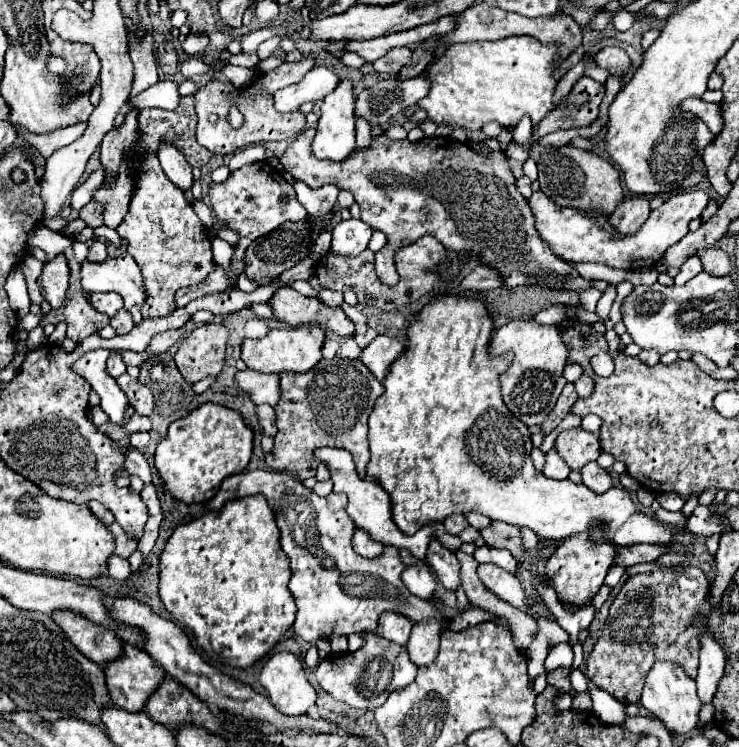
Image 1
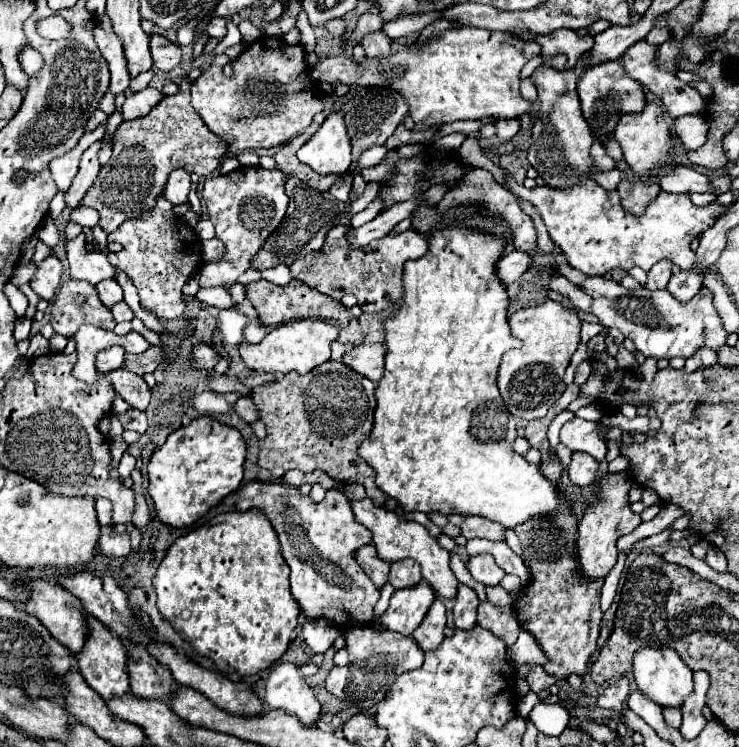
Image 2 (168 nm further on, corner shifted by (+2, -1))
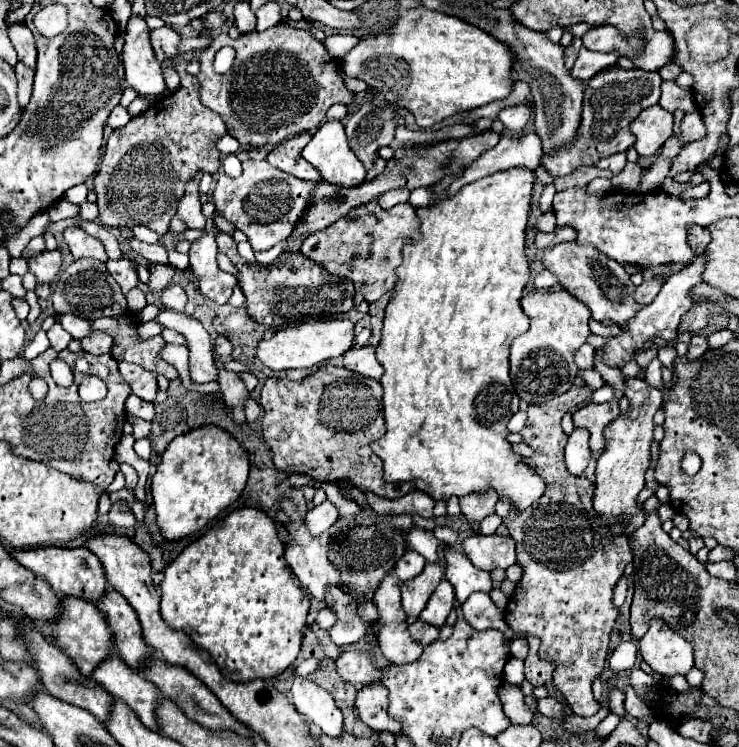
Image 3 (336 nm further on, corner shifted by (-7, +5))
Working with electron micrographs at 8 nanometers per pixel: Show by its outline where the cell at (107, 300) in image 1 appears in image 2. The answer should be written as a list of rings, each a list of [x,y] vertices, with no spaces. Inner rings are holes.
[[[111,278],[99,282],[99,284],[97,284],[97,290],[99,290],[101,302],[103,302],[107,308],[111,308],[113,304],[117,304],[117,302],[123,300],[123,290],[121,290],[121,286],[119,286],[115,280],[111,280]]]

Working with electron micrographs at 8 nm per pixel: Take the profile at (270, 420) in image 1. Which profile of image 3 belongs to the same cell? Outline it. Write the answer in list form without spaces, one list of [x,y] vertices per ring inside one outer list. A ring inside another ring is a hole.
[[[216,362],[216,368],[220,372],[218,384],[222,388],[224,402],[228,402],[228,406],[232,406],[232,420],[242,424],[244,422],[244,406],[246,406],[246,400],[250,398],[250,392],[246,388],[246,384],[234,372],[226,372],[220,362]]]

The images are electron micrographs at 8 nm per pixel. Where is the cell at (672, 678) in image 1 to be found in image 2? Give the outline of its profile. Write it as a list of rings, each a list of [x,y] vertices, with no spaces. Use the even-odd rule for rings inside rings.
[[[667,646],[639,648],[633,656],[633,676],[639,690],[643,690],[645,696],[651,696],[651,700],[655,700],[659,706],[681,706],[683,700],[693,692],[691,668],[687,668],[681,656]]]

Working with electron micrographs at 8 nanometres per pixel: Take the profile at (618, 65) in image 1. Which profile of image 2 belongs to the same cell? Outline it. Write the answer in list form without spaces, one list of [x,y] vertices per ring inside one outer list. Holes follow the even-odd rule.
[[[617,60],[613,62],[603,62],[603,64],[597,64],[589,70],[583,72],[583,76],[579,78],[579,84],[577,84],[577,92],[579,92],[579,100],[581,100],[581,110],[583,110],[583,118],[587,120],[591,132],[595,138],[599,136],[611,136],[619,118],[623,114],[629,114],[629,112],[641,112],[645,108],[645,88],[631,80],[621,64]]]

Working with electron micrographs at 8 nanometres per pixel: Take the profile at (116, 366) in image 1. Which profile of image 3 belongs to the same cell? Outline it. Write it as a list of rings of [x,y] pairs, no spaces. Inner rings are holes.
[[[94,332],[92,336],[80,340],[82,348],[90,354],[110,354],[112,352],[112,336],[104,332]]]

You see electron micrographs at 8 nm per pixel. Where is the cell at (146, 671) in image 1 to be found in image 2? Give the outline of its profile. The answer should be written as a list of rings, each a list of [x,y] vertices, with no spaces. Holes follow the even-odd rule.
[[[87,616],[87,642],[81,648],[81,652],[77,652],[75,656],[77,656],[79,672],[85,678],[85,682],[95,692],[99,692],[105,700],[111,696],[121,696],[121,694],[129,692],[129,676],[125,670],[127,650],[117,636],[111,636],[111,630],[107,626],[103,626],[99,620],[95,620],[95,616]]]

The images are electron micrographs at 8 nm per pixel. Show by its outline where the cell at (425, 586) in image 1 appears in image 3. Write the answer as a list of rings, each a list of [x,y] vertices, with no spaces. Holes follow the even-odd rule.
[[[408,550],[408,552],[400,558],[400,562],[396,562],[394,572],[396,572],[396,576],[400,578],[400,582],[406,582],[406,580],[416,578],[416,576],[424,570],[424,566],[426,566],[426,560],[424,560],[420,554]]]

